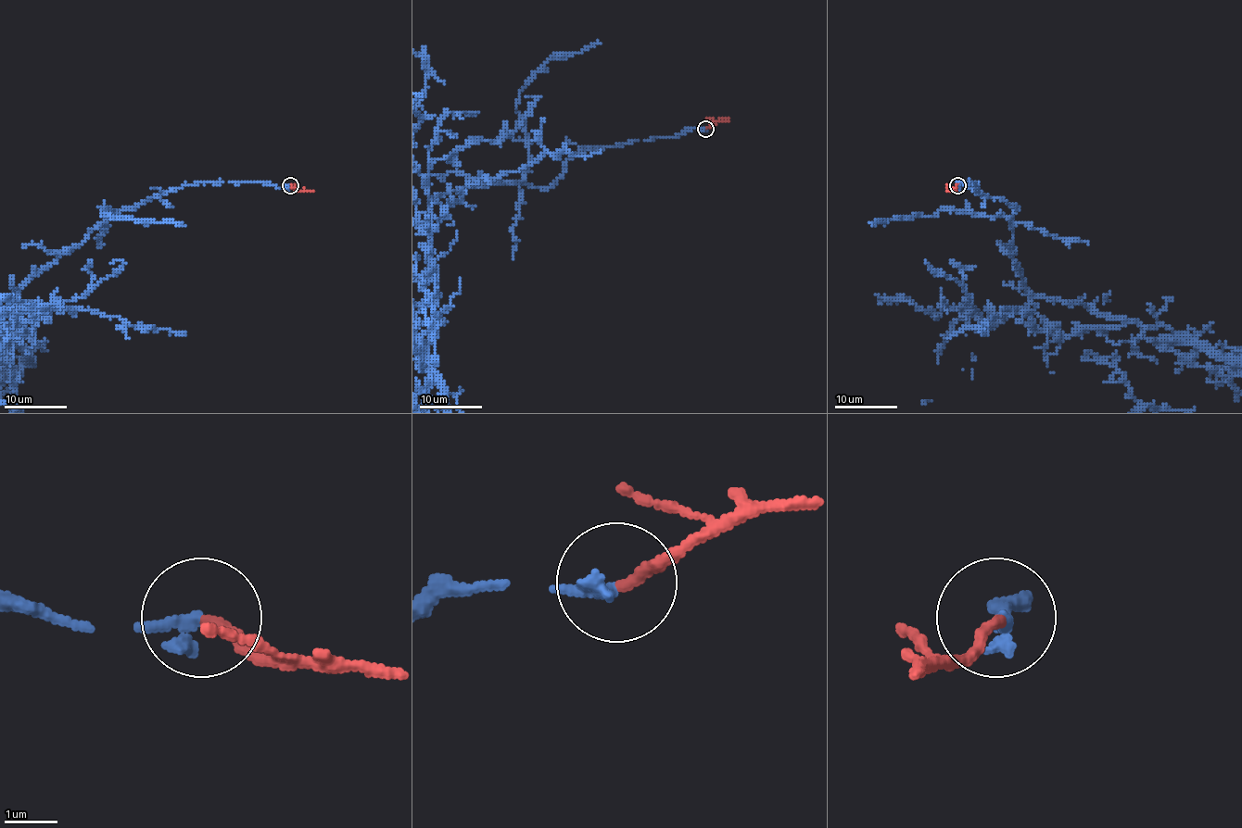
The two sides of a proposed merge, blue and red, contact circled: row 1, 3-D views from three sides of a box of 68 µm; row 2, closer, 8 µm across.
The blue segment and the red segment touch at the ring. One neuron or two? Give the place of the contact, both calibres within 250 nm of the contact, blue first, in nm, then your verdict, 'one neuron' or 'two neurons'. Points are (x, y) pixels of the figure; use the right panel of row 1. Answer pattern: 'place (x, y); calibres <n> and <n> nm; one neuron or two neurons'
place (957, 185); calibres 280 and 220 nm; one neuron

